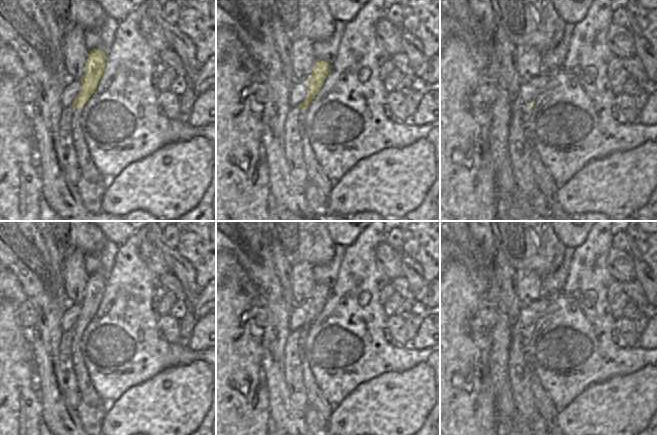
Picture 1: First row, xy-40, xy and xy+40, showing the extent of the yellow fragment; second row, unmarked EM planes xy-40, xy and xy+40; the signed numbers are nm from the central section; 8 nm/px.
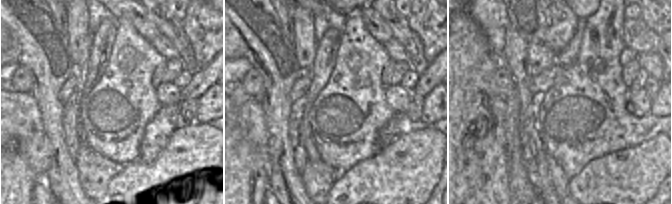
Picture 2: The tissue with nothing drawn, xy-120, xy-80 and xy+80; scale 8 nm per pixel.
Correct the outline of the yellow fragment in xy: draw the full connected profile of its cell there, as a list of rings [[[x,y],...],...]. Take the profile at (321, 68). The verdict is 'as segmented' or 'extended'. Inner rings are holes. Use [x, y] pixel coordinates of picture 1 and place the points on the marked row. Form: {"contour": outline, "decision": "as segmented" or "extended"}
{"contour": [[[315,59],[313,72],[307,78],[309,86],[305,100],[299,104],[299,132],[301,134],[301,144],[303,146],[303,160],[307,170],[309,183],[312,183],[318,190],[320,195],[329,196],[333,182],[329,180],[327,175],[323,172],[321,166],[315,158],[315,154],[309,144],[309,140],[305,134],[305,118],[307,116],[307,108],[311,100],[315,97],[317,92],[323,86],[323,82],[329,72],[330,64],[326,61]]], "decision": "extended"}

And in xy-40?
{"contour": [[[100,49],[89,51],[85,62],[85,72],[81,80],[81,88],[74,100],[73,116],[71,118],[71,134],[73,136],[73,146],[77,154],[77,162],[81,170],[81,177],[98,185],[102,185],[105,178],[97,170],[95,164],[89,156],[85,140],[81,134],[81,114],[89,98],[95,92],[99,80],[105,68],[106,54]]], "decision": "extended"}

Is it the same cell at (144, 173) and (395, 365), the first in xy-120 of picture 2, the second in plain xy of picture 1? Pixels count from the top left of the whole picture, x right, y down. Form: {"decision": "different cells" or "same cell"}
{"decision": "different cells"}

